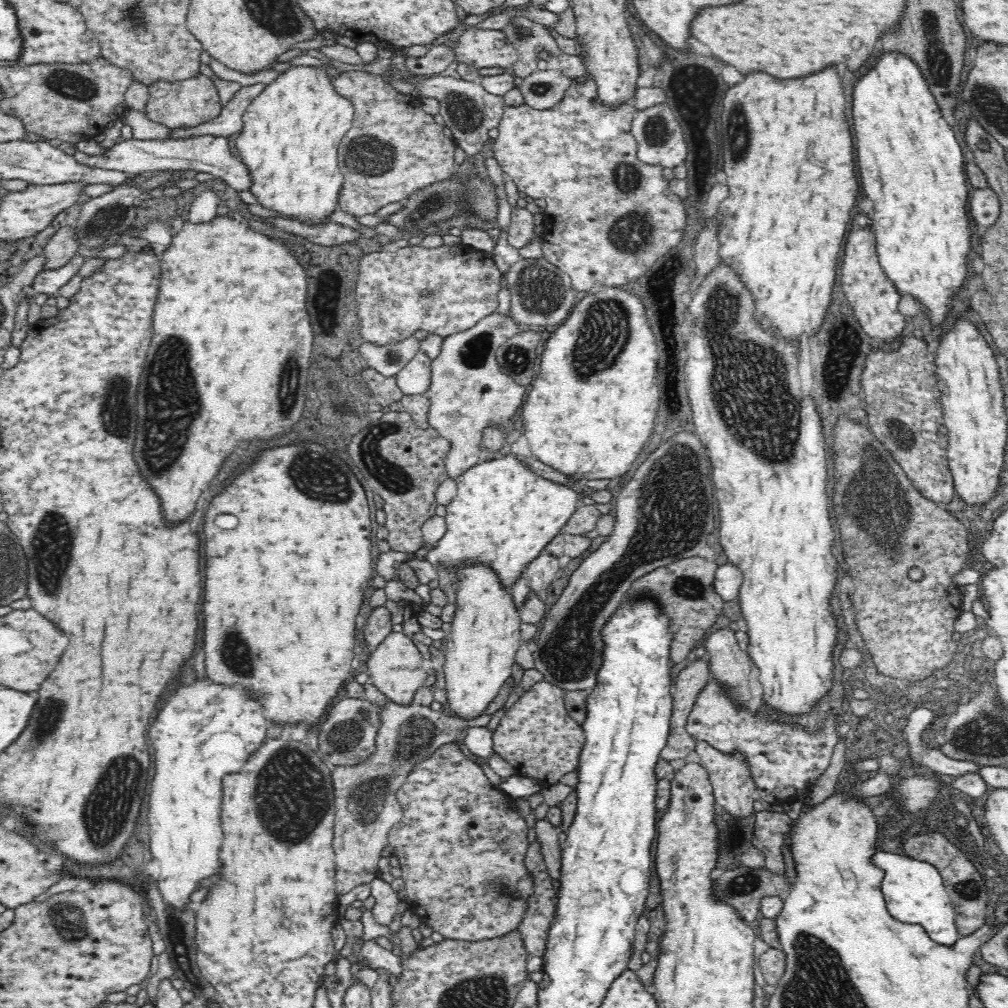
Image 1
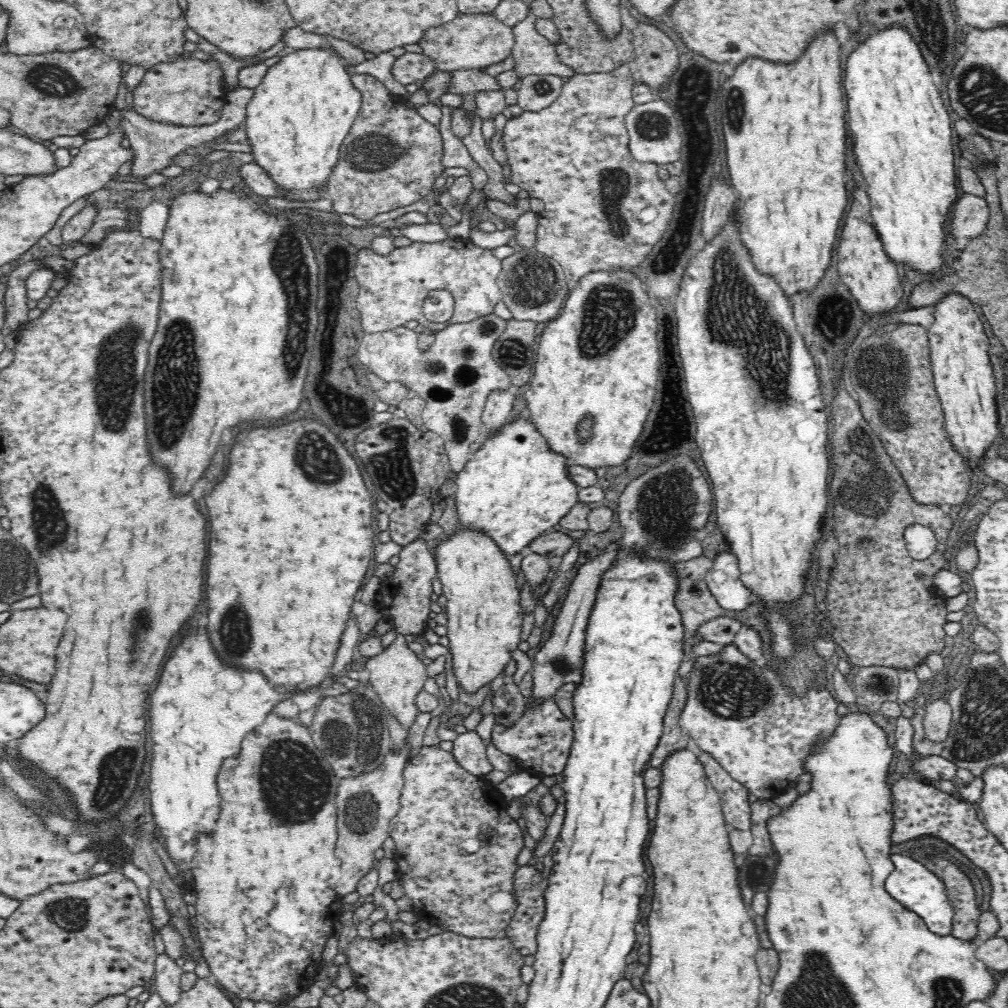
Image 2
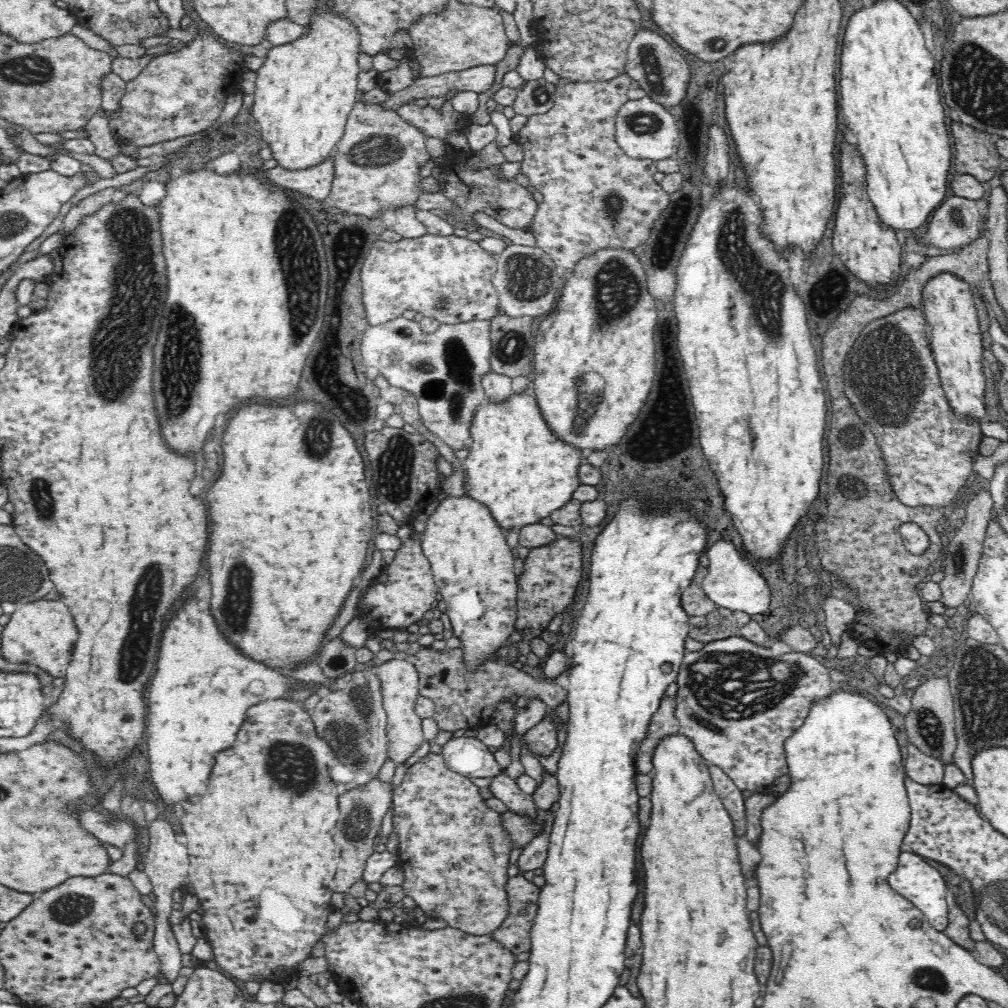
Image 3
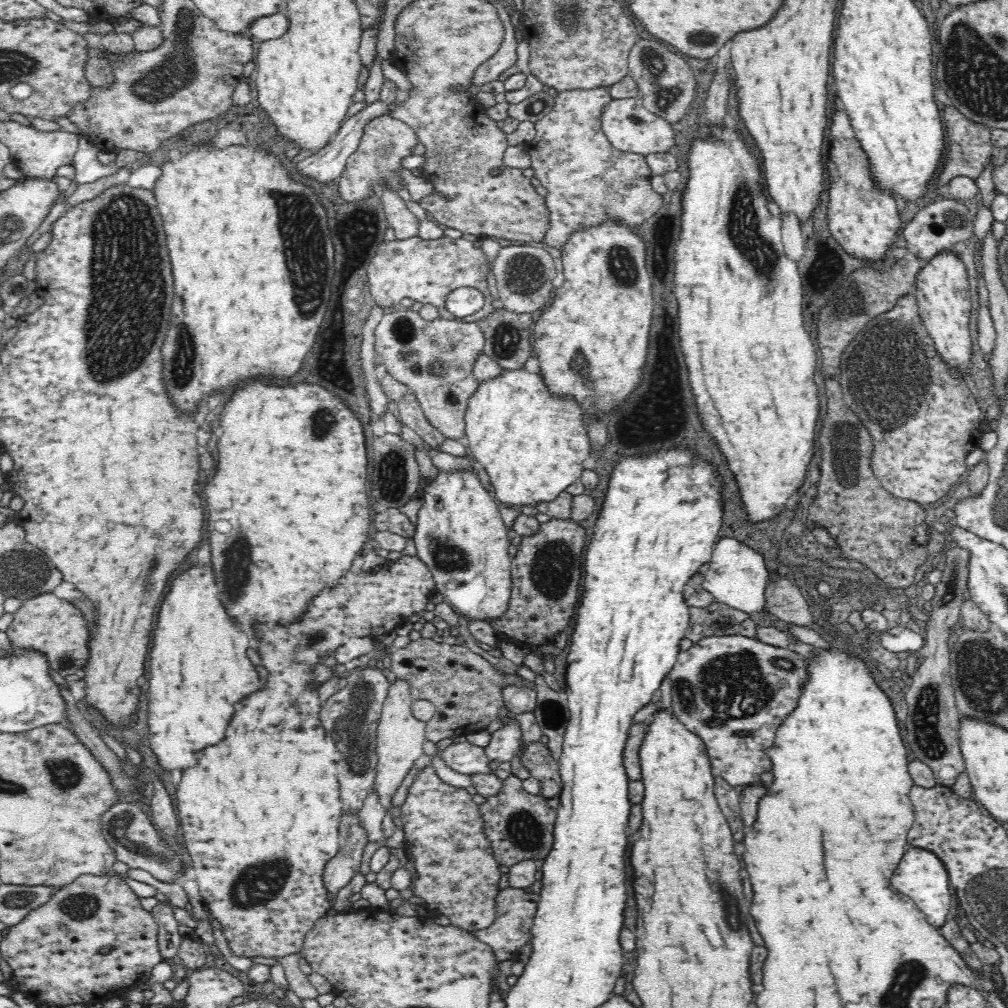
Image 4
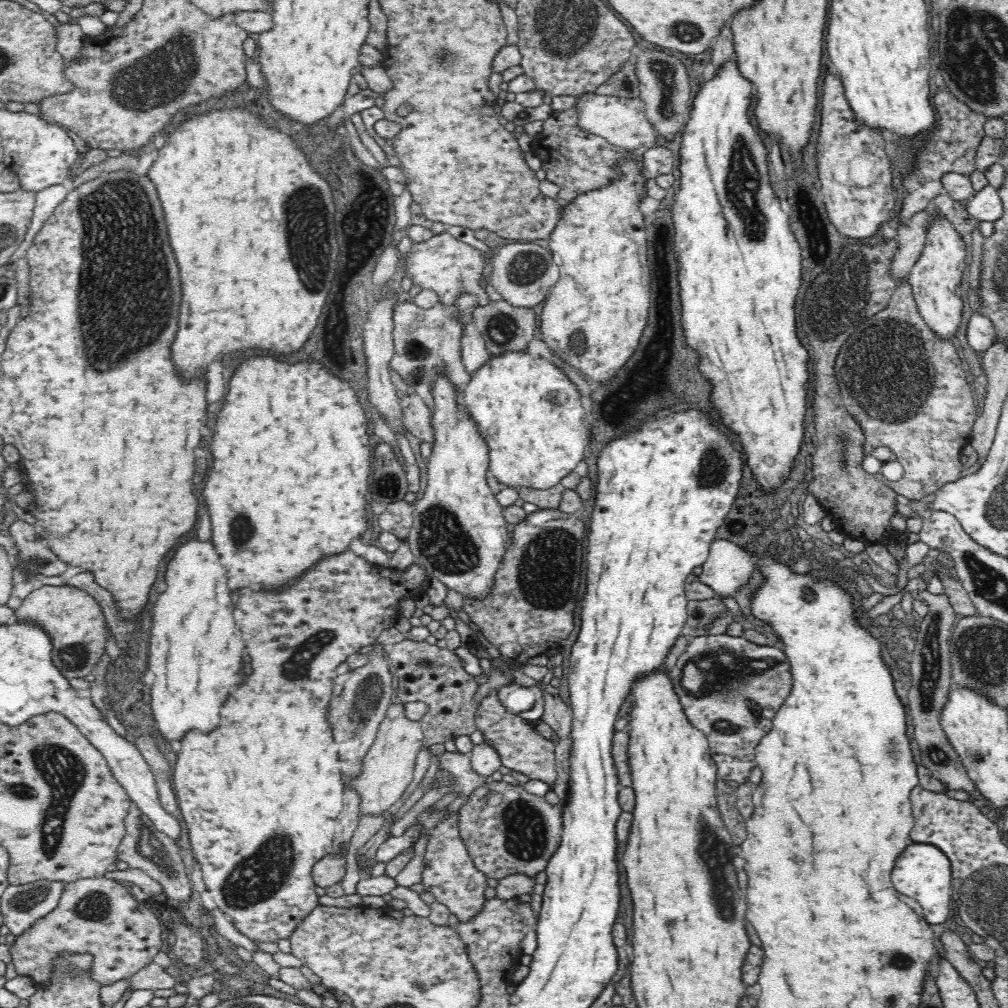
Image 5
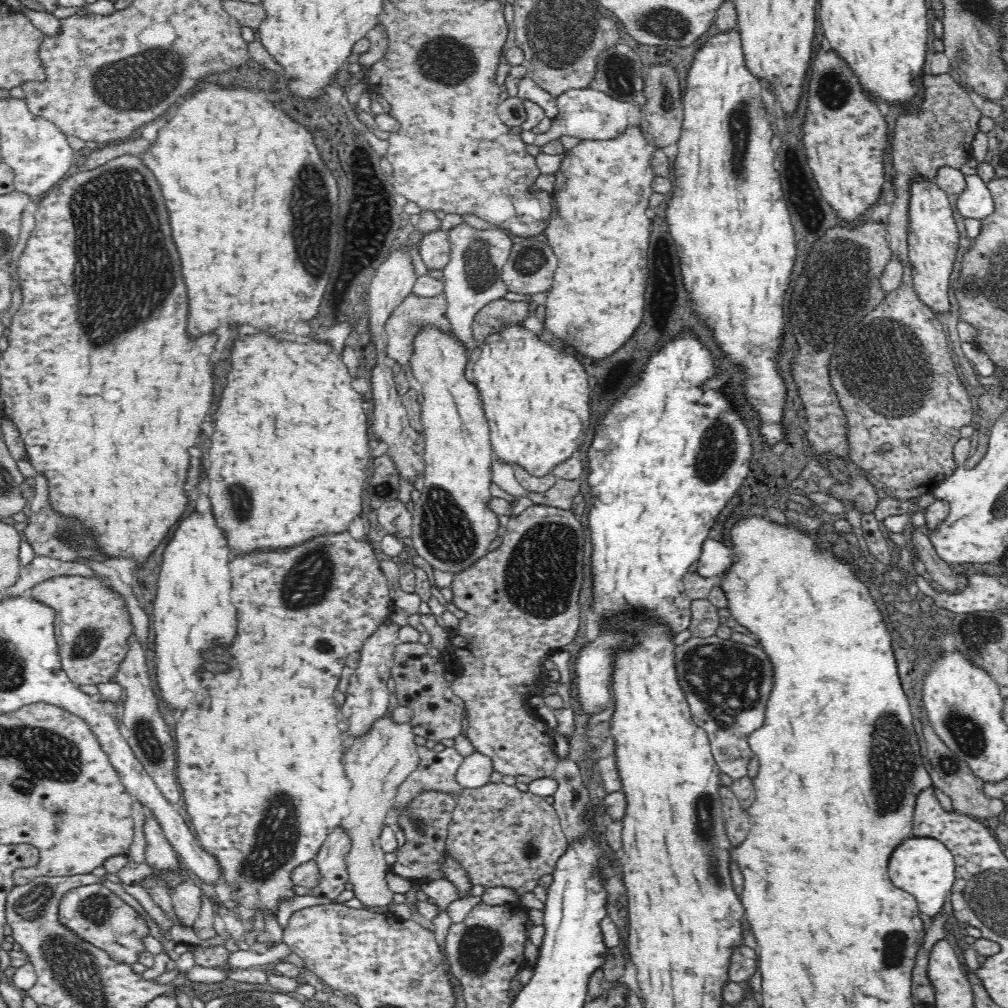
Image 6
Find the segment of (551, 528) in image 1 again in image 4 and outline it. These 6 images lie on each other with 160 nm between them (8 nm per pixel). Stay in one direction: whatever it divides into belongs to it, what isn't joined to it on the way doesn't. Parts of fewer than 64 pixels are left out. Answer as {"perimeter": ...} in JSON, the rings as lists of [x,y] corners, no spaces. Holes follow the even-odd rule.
{"perimeter":[[[522,366],[522,368],[516,368],[516,370],[502,368],[502,372],[498,375],[498,377],[480,382],[478,389],[470,394],[468,398],[468,406],[466,406],[465,412],[465,435],[468,437],[468,444],[474,455],[473,458],[482,464],[483,469],[490,476],[492,486],[494,487],[494,494],[496,494],[496,498],[500,502],[509,504],[510,506],[517,506],[519,509],[524,504],[534,506],[536,502],[550,502],[562,490],[565,490],[567,486],[580,479],[580,474],[584,470],[582,462],[590,456],[590,437],[588,437],[586,426],[584,425],[584,421],[582,421],[582,414],[584,413],[582,412],[582,407],[578,402],[574,402],[573,396],[566,398],[566,396],[559,396],[559,394],[552,393],[548,389],[548,385],[546,385],[546,381],[544,381],[544,377],[542,377],[540,372],[530,372]]]}

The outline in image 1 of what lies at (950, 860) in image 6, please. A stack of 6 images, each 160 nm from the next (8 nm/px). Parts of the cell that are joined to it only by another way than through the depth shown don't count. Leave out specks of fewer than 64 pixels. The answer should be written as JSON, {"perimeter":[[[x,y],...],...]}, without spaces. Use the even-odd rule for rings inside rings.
{"perimeter":[[[880,849],[874,856],[874,864],[885,872],[881,891],[888,912],[900,922],[923,926],[934,942],[952,946],[961,936],[956,928],[955,910],[944,886],[944,879],[932,864],[902,856],[896,852],[900,851]]]}

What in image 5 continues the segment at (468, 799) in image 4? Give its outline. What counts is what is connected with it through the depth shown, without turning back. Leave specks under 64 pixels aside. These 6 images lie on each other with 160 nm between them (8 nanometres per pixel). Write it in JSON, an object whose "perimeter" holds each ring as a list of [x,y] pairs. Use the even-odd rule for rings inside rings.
{"perimeter":[[[428,810],[422,813],[418,820],[422,822],[422,830],[427,830],[430,834],[425,854],[428,866],[422,872],[423,890],[432,892],[436,901],[445,904],[447,909],[452,914],[456,914],[461,922],[466,922],[476,916],[486,902],[484,897],[484,890],[487,888],[486,875],[474,867],[472,858],[466,851],[466,845],[460,839],[456,815],[444,817],[442,811]]]}

